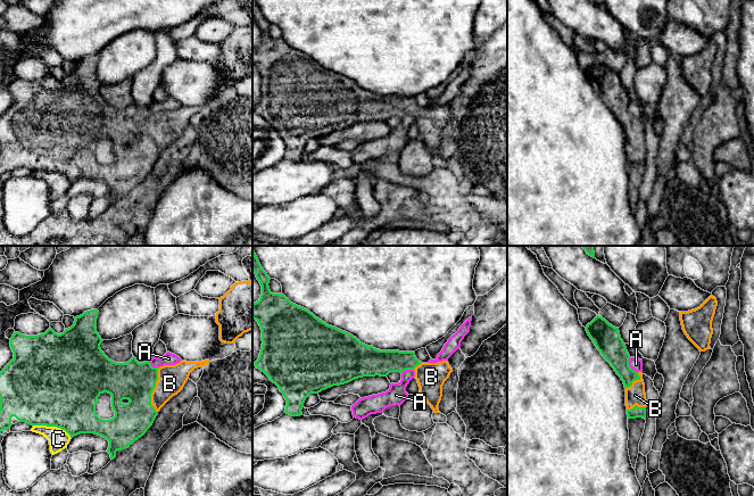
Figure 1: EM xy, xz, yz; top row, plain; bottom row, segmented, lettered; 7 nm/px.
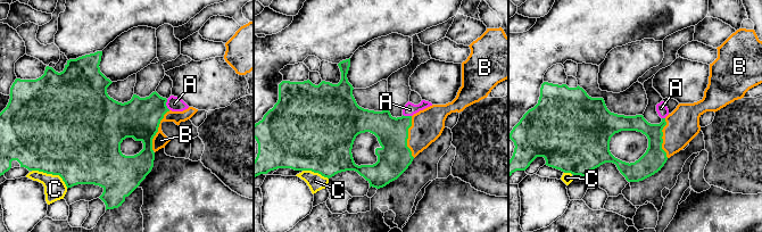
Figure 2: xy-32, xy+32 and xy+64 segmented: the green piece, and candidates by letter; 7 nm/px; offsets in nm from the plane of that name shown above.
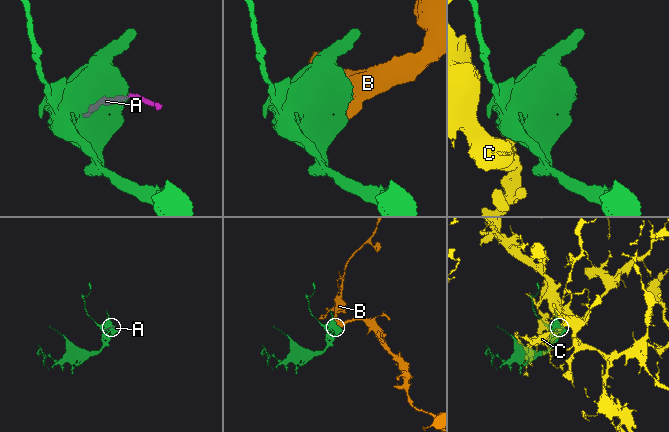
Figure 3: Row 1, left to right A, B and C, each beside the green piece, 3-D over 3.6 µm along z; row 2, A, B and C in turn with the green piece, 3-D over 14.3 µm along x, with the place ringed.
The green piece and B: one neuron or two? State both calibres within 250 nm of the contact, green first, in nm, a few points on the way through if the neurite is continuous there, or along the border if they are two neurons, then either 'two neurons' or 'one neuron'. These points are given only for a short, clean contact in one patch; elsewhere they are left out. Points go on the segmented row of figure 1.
280 nm thick on the green side, 190 nm on the other; runs through xy (135, 381), (152, 390), (158, 385), (172, 379); one neuron

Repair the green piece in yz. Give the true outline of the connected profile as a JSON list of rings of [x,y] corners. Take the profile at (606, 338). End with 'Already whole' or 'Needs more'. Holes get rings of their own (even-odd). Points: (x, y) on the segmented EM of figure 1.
[[[597,315],[587,324],[586,331],[603,357],[623,381],[628,420],[646,419],[647,400],[643,372],[636,372],[629,366],[630,355],[621,339],[619,328]]]. Needs more

